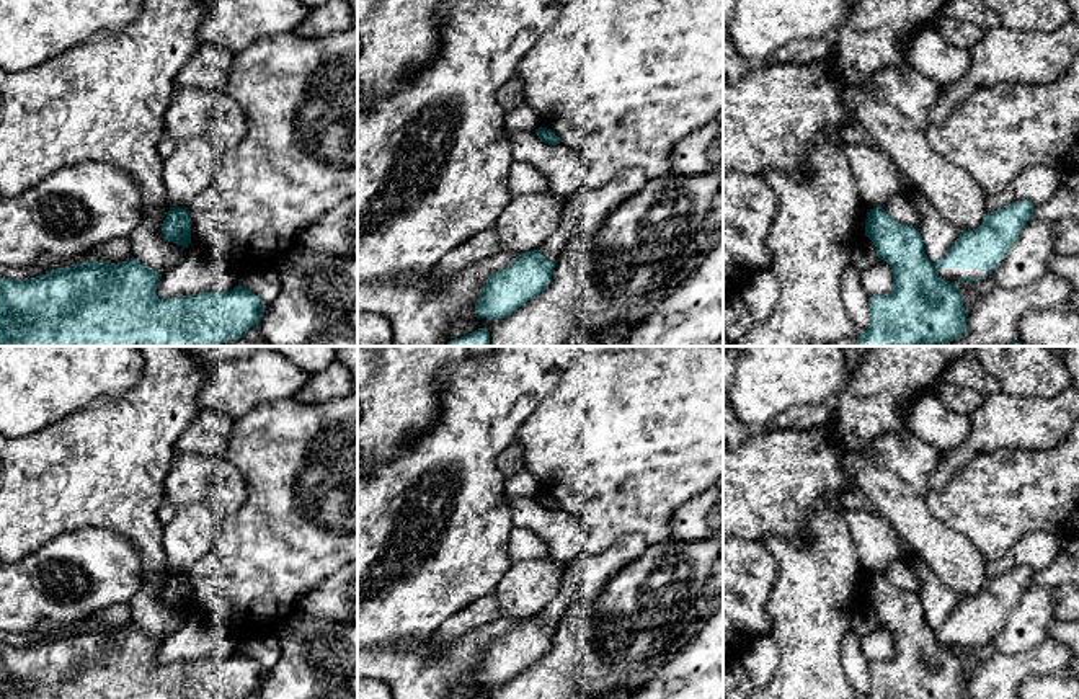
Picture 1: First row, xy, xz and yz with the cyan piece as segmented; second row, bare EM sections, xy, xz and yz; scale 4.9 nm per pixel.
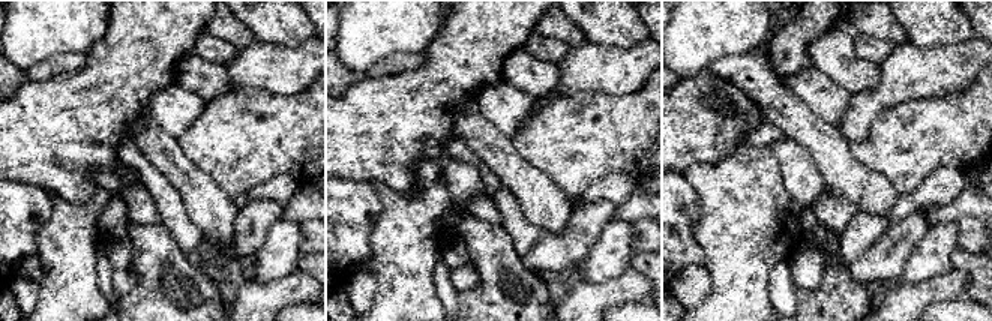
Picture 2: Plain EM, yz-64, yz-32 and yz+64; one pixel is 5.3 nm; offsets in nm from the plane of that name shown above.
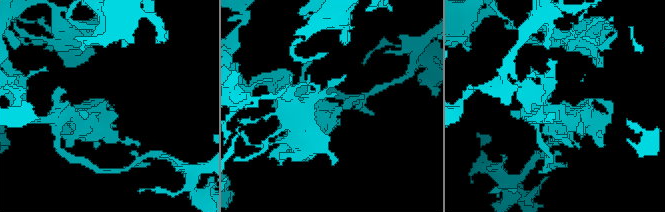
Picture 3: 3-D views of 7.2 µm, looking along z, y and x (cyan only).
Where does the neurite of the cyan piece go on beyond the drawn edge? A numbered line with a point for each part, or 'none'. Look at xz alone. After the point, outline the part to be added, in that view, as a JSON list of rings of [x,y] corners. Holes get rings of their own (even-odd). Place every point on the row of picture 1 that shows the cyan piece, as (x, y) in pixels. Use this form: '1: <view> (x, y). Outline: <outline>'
none

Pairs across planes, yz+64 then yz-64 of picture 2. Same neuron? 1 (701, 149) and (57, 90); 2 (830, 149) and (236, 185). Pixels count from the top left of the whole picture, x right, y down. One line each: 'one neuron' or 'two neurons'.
1: one neuron
2: two neurons

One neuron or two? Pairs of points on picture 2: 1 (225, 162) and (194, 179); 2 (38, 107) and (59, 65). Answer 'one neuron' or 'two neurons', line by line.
1: two neurons
2: two neurons

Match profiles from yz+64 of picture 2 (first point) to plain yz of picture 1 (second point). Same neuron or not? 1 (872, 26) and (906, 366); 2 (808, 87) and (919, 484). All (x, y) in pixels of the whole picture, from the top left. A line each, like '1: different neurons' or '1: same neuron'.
1: different neurons
2: same neuron

